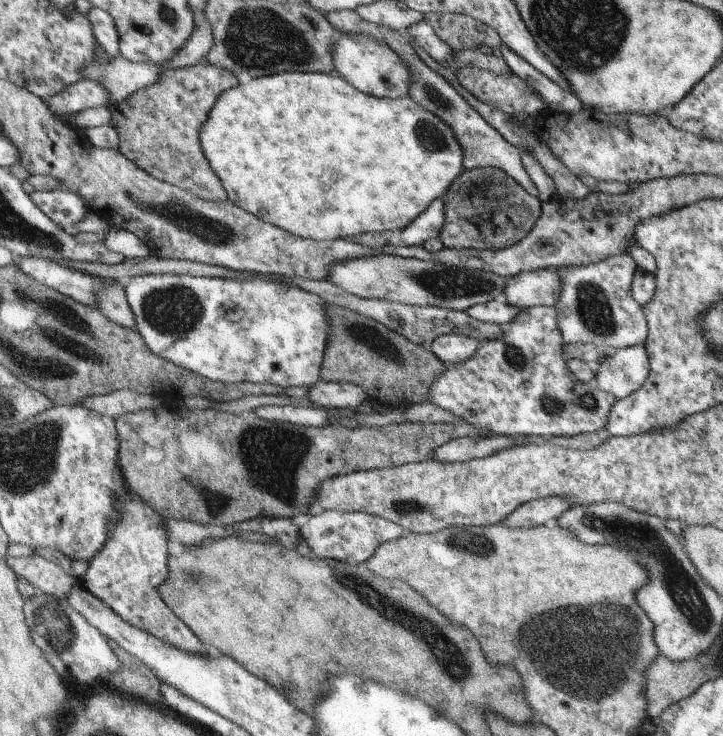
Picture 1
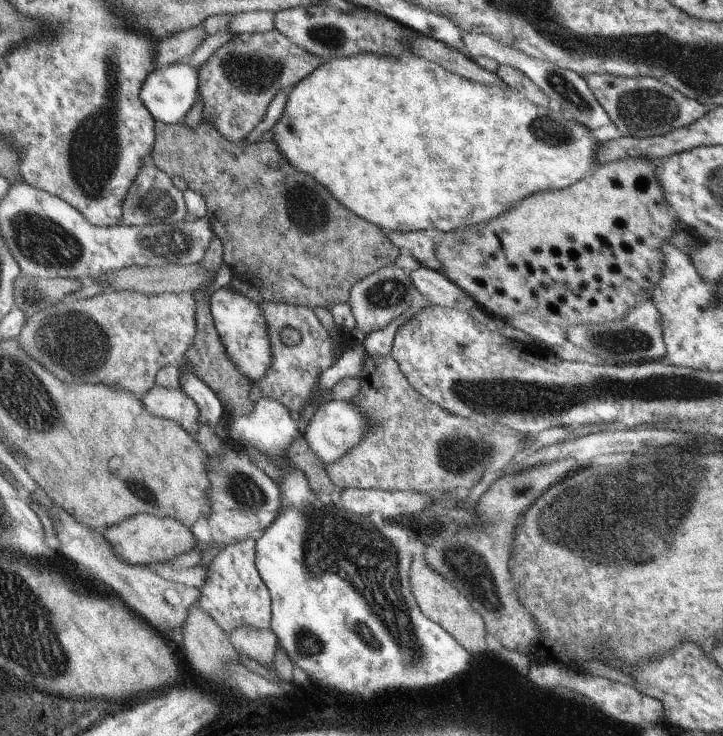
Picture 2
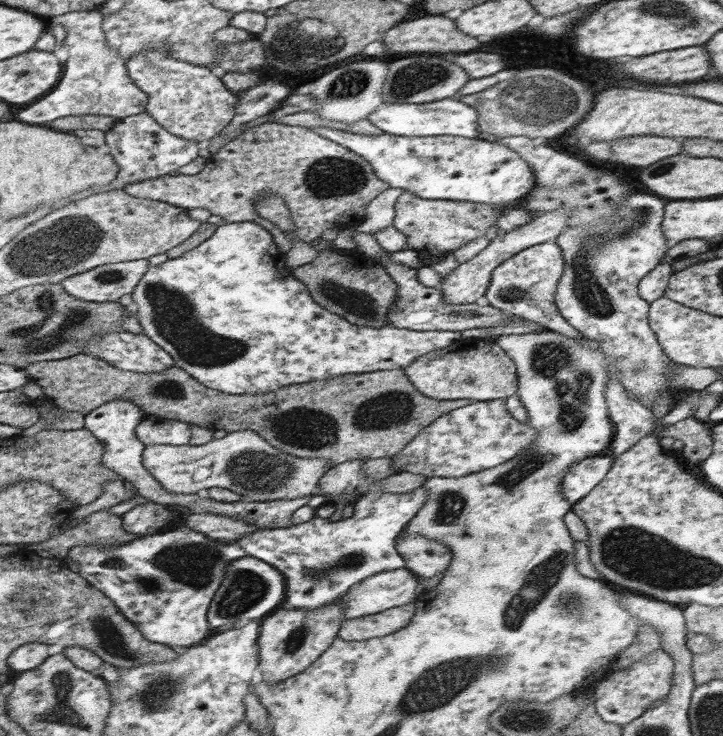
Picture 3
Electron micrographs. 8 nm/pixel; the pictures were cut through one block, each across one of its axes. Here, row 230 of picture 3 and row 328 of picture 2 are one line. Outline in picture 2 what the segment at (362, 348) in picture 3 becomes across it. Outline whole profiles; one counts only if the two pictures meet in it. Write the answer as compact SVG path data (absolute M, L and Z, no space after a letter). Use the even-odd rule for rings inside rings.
M221 287L211 294L209 306L216 330L231 362L238 367L244 378L252 383L264 378L274 361L274 350L270 331L267 330L267 319L264 318L260 303L231 287Z

